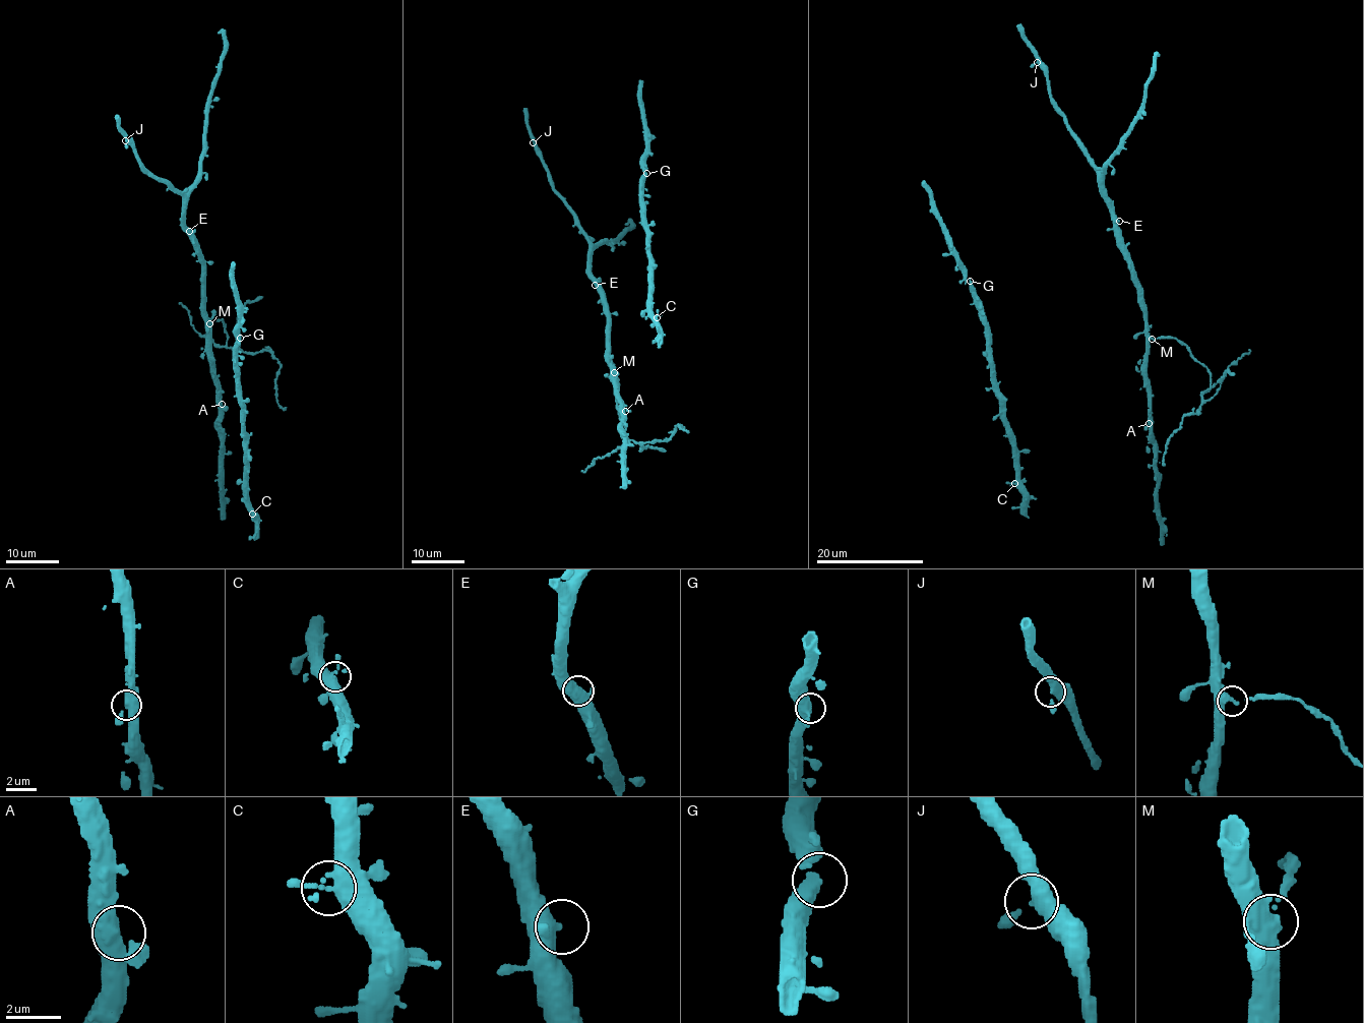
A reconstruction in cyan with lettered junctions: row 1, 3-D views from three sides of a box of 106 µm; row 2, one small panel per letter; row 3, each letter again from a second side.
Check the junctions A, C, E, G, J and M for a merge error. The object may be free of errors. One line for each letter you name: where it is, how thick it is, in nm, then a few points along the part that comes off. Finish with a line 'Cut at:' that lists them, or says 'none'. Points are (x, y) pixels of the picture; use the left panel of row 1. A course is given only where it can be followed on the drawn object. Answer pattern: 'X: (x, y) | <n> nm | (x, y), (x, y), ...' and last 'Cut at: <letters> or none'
M: (209, 323) | 340 nm | (209, 322), (213, 309), (213, 318), (225, 323), (228, 347), (272, 354), (280, 364), (276, 401), (286, 407)
Cut at: M

